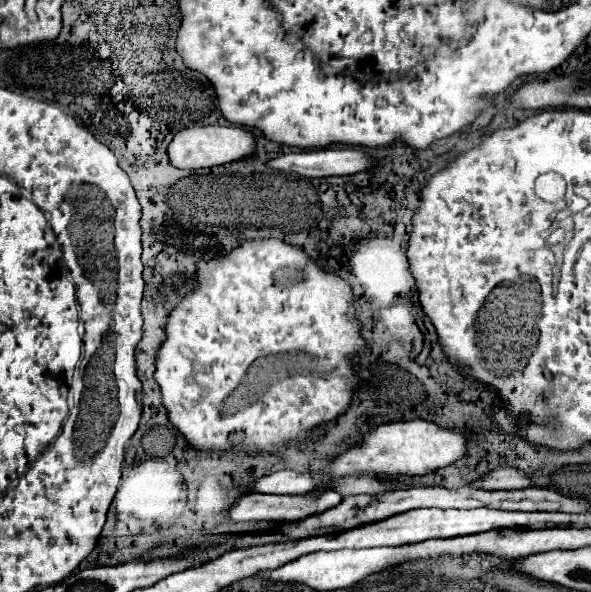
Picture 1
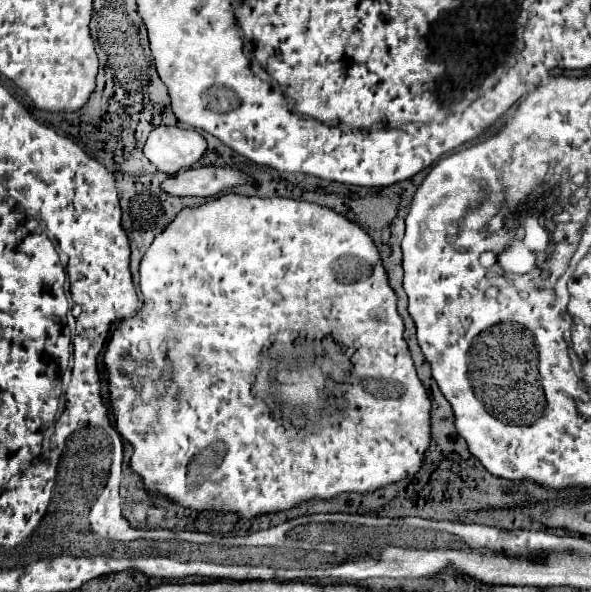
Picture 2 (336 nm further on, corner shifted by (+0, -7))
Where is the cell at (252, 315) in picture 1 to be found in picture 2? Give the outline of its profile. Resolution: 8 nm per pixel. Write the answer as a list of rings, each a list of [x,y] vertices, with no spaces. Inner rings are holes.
[[[228,193],[196,209],[182,209],[178,217],[160,235],[154,237],[152,245],[144,253],[144,259],[140,263],[140,279],[142,279],[140,291],[142,291],[144,305],[140,313],[136,313],[132,319],[120,321],[120,325],[112,333],[104,353],[104,365],[108,369],[108,389],[110,389],[110,403],[116,415],[116,429],[128,443],[132,443],[134,455],[130,459],[130,465],[138,475],[142,475],[144,485],[150,493],[170,497],[172,501],[192,507],[196,511],[204,511],[204,509],[228,511],[230,509],[240,513],[242,517],[254,517],[260,513],[290,509],[312,497],[332,499],[334,495],[344,491],[358,491],[358,493],[374,491],[382,485],[396,483],[406,475],[414,475],[420,469],[424,451],[430,443],[430,399],[416,375],[408,345],[402,337],[404,323],[396,311],[396,295],[388,285],[388,277],[384,273],[378,249],[360,225],[348,221],[344,215],[334,213],[332,209],[306,203],[306,201],[278,199],[278,197],[260,199],[260,197],[244,197],[244,195]],[[305,345],[308,349],[323,347],[327,351],[336,345],[340,353],[333,355],[331,354],[333,352],[330,352],[323,356],[318,366],[317,358],[322,354],[310,353],[304,349]],[[345,359],[349,359],[352,365],[350,373],[345,371],[343,366]],[[322,371],[330,375],[342,389],[342,394],[338,393],[336,396],[336,401],[342,407],[335,416],[339,416],[340,419],[329,417],[310,419],[311,416],[320,415],[322,409],[330,409],[330,405],[322,401],[322,389],[326,381],[326,375]],[[265,392],[266,400],[271,406],[284,408],[285,405],[289,405],[291,408],[289,416],[310,419],[310,421],[291,419],[283,416],[280,408],[272,409],[262,399],[262,393]]]

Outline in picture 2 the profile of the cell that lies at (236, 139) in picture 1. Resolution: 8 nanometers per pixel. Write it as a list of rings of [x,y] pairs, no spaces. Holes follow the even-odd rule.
[[[156,127],[144,145],[144,155],[162,173],[174,175],[192,167],[206,153],[206,139],[194,129]]]

